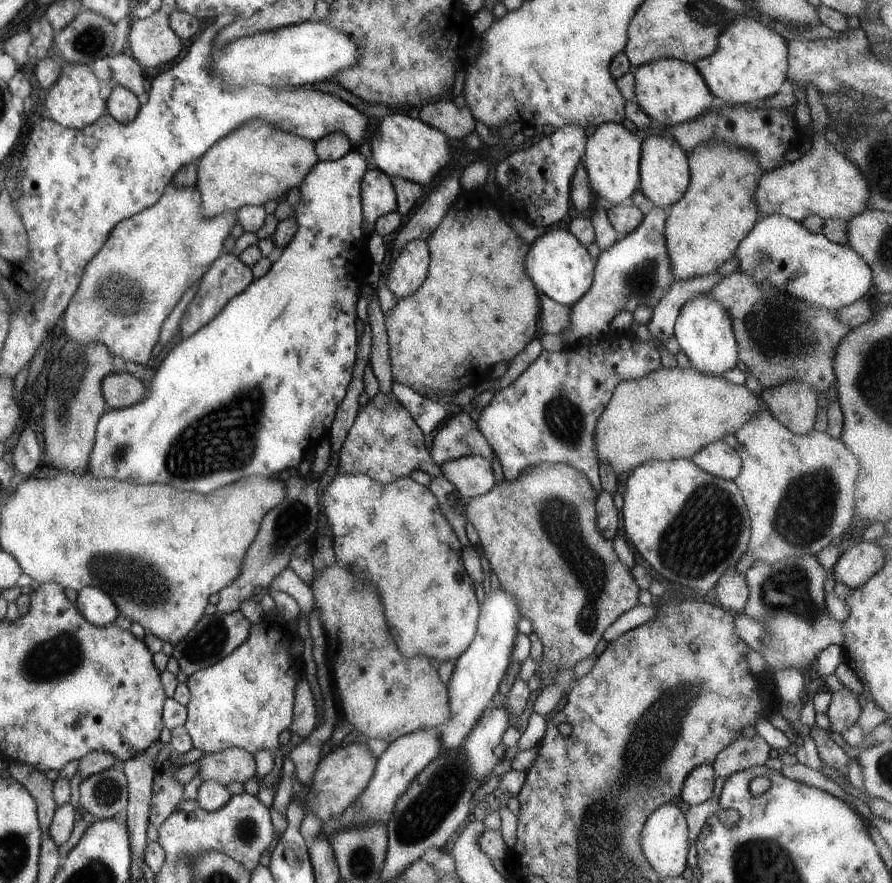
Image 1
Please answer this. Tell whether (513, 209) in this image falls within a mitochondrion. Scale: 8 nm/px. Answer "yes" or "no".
no

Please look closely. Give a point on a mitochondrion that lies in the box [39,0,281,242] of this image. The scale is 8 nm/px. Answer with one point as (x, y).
(90, 42)

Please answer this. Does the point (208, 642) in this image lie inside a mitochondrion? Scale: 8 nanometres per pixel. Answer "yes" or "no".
yes

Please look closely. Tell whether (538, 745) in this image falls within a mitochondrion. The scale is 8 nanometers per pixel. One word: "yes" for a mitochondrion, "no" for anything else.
no

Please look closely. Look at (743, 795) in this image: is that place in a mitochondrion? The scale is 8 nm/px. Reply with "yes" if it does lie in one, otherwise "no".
no

